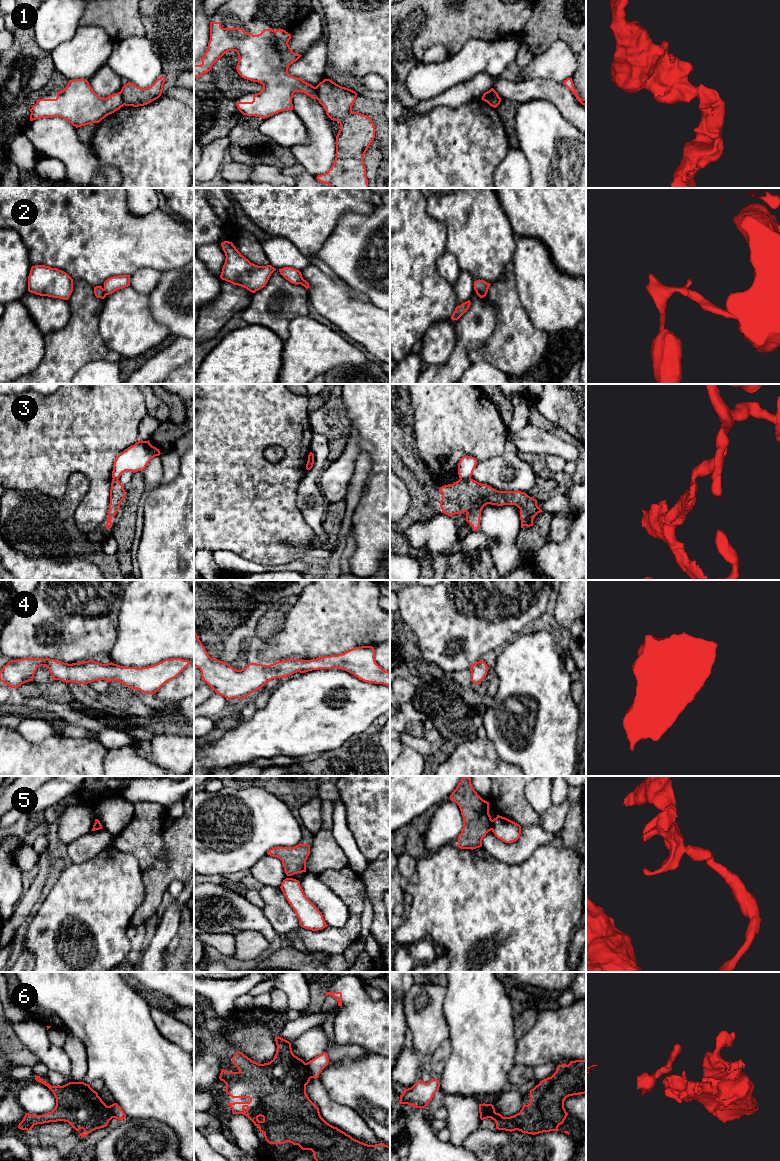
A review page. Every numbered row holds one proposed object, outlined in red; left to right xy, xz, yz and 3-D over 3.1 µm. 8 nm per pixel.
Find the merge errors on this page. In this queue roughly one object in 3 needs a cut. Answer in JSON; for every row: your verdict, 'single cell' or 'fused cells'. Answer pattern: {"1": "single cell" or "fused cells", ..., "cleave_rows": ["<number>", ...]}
{"1": "fused cells", "2": "fused cells", "3": "fused cells", "4": "single cell", "5": "fused cells", "6": "fused cells", "cleave_rows": ["1", "2", "3", "5", "6"]}

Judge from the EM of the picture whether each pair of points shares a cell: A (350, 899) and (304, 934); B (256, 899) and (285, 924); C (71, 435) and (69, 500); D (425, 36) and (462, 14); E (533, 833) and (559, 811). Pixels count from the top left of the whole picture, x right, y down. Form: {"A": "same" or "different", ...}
{"A": "same", "B": "different", "C": "different", "D": "same", "E": "different"}

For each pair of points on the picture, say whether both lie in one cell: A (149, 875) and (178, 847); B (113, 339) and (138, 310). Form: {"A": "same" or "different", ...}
{"A": "same", "B": "same"}

